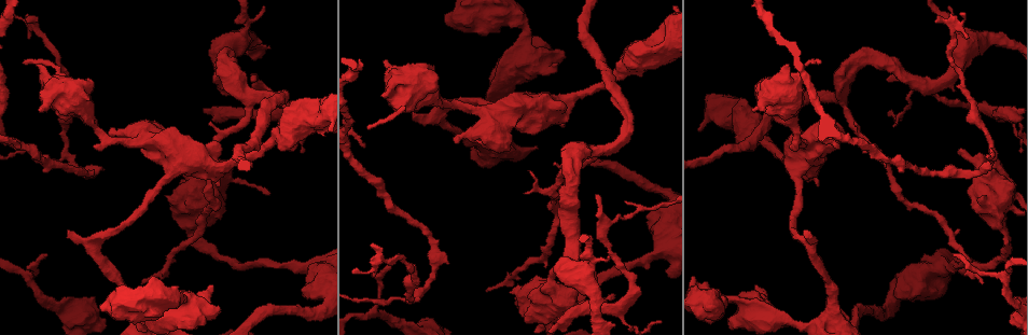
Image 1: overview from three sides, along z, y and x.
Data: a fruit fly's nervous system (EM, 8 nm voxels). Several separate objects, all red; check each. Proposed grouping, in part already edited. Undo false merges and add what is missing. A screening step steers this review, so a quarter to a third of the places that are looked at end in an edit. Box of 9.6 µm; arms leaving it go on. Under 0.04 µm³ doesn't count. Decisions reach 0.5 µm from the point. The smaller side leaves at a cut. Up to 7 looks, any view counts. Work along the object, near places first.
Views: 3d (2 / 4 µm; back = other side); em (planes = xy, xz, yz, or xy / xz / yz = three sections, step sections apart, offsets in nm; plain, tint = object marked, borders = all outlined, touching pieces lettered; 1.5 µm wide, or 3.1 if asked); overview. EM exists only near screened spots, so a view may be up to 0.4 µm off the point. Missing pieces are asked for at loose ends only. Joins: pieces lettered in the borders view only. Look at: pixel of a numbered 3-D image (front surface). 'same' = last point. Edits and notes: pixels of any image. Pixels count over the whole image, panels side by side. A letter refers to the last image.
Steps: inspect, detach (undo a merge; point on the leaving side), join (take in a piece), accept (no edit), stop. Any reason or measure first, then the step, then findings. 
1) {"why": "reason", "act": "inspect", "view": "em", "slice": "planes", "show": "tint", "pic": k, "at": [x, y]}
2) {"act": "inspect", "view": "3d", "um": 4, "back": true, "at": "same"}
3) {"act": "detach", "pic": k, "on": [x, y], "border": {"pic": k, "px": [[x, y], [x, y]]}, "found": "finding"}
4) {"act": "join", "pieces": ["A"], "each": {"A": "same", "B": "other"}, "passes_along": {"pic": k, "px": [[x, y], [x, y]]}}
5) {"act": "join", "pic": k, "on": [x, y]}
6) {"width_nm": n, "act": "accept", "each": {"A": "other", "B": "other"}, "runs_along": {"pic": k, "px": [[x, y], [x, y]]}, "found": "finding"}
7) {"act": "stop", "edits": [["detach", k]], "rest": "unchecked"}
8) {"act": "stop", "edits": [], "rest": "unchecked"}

{"why": "thick end", "act": "inspect", "view": "3d", "um": 4, "pic": 1, "at": [45, 85]}

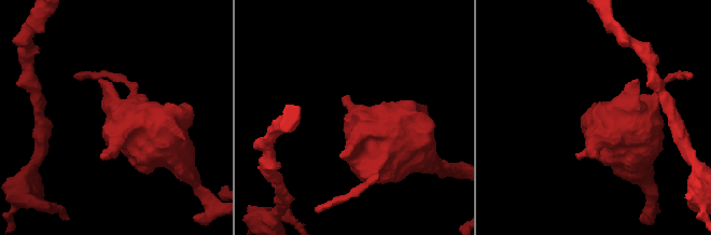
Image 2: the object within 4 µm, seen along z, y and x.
{"why": "need the tissue", "act": "inspect", "view": "em", "slice": "xy", "step": 4, "show": "tint", "pic": 2, "at": [356, 114]}

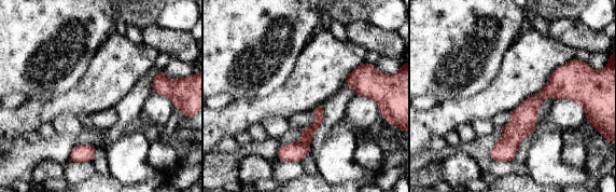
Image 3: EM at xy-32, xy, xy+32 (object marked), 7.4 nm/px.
{"why": "cut it another way", "act": "inspect", "view": "em", "slice": "planes", "show": "borders", "at": "same"}

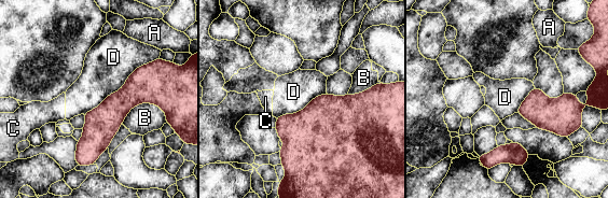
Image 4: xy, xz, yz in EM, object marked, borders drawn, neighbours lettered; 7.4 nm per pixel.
{"act": "accept", "each": {"A": "other", "B": "other", "C": "other", "D": "other"}, "found": "none of them fits"}

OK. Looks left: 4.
{"why": "thick end", "act": "inspect", "view": "em", "slice": "planes", "show": "borders", "pic": 1, "at": [960, 150]}

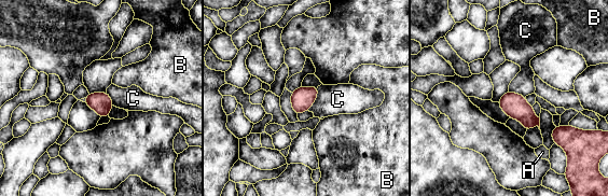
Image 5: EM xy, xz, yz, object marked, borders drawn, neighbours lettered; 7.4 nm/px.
{"act": "accept", "each": {"A": "other", "B": "other", "C": "other"}, "border": {"pic": 5, "px": [[318, 87], [316, 100], [307, 110]]}, "found": "no lettered piece goes on from it"}

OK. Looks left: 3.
{"why": "tapers out", "act": "inspect", "view": "em", "um": 3.1, "slice": "xy", "step": 16, "show": "borders", "pic": 1, "at": [374, 245]}

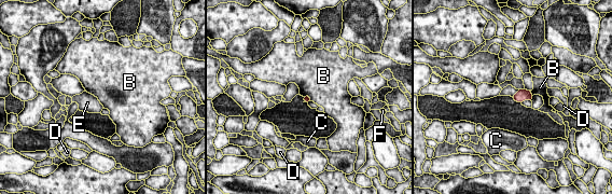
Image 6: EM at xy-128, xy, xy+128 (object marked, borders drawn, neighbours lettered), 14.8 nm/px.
{"act": "accept", "each": {"B": "other", "C": "other", "D": "other", "E": "other", "F": "other"}, "found": "none of them fits"}

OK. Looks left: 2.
{"act": "stop", "edits": [], "rest": "unchecked"}

